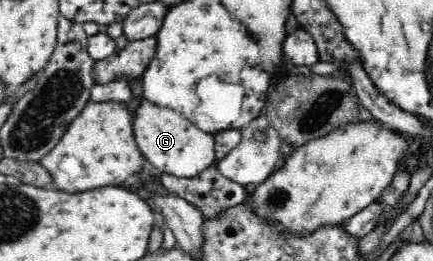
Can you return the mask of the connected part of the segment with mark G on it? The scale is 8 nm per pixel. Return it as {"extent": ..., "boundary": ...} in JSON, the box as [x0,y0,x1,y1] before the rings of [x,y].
{"extent":[133,100,216,178],"boundary":[[[143,100],[135,110],[133,134],[143,156],[163,173],[173,174],[179,178],[192,178],[203,170],[214,166],[216,150],[212,134],[195,128],[187,118],[173,110],[161,110],[151,102]]]}

